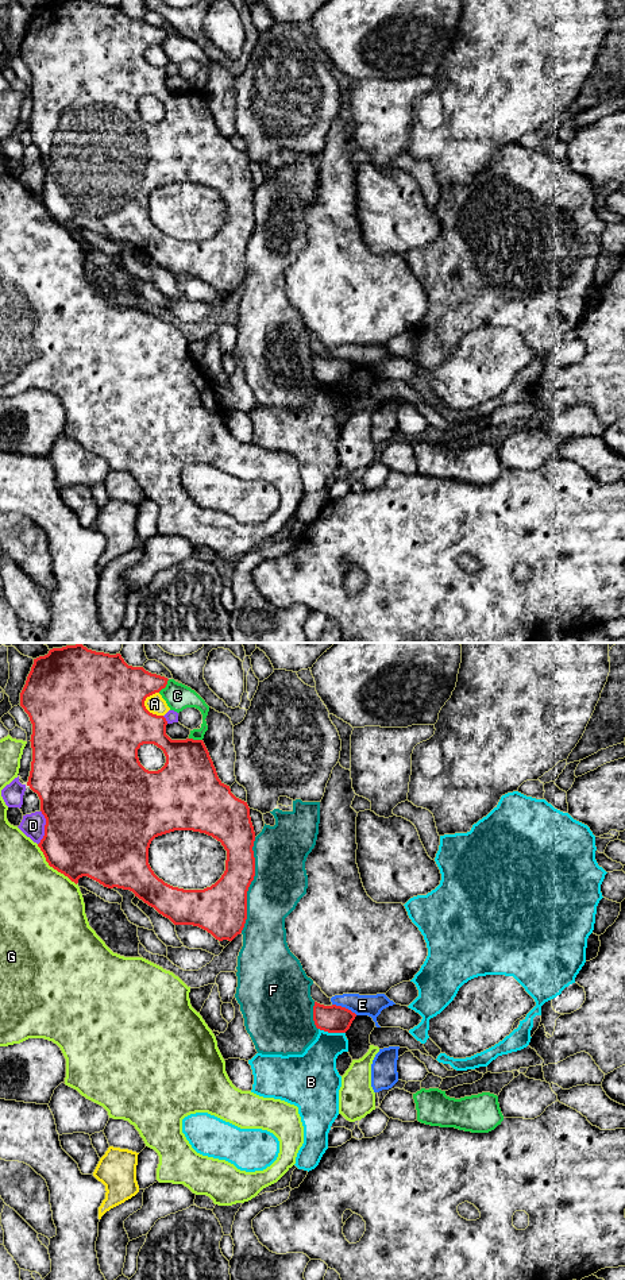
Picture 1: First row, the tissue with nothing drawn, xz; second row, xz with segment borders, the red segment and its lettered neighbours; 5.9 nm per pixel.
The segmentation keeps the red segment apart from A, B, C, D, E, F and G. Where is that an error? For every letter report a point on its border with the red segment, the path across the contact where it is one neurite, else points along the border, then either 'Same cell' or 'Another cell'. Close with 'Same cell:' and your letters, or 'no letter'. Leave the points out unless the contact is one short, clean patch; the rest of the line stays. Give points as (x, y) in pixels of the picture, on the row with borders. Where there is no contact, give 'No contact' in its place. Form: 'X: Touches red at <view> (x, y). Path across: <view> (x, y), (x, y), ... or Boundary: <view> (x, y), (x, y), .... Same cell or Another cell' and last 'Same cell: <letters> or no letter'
A: Touches red at xz (145, 706). Another cell
B: Touches red at xz (332, 1032). Another cell
C: Touches red at xz (165, 686). Another cell
D: Touches red at xz (45, 828). Another cell
E: Touches red at xz (344, 1007). Boundary: xz (332, 1003), (344, 1006), (357, 1014). Another cell
F: Touches red at xz (250, 883). Another cell
G: Touches red at xz (53, 867). Another cell
Same cell: no letter

